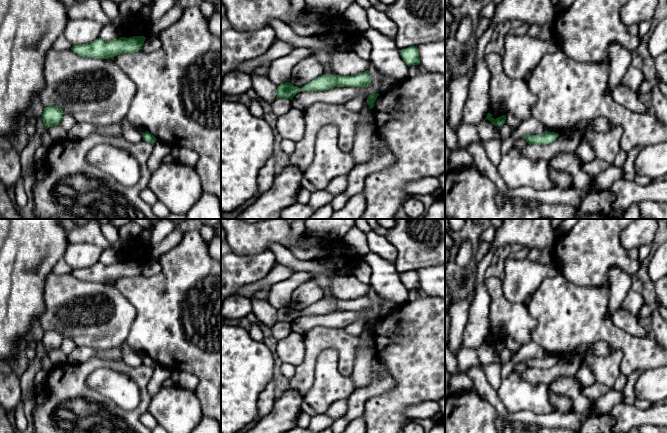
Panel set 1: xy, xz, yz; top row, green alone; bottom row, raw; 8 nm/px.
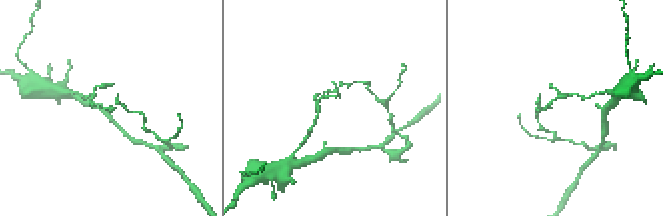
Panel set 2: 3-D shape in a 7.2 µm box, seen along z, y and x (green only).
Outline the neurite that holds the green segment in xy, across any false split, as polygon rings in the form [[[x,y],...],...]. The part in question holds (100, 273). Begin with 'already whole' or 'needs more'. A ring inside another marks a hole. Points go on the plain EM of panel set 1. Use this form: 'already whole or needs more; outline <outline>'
already whole; outline [[[121,261],[110,265],[97,262],[89,268],[73,269],[71,274],[79,280],[108,283],[124,277],[135,277],[142,274],[146,261]]]

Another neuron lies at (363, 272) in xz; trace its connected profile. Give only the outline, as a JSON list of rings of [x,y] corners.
[[[362,259],[357,267],[353,270],[352,275],[360,282],[370,284],[372,275],[371,267]]]

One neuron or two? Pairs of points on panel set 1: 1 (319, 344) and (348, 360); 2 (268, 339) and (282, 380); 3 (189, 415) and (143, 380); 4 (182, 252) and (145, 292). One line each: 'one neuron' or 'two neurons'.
1: one neuron
2: one neuron
3: two neurons
4: one neuron

